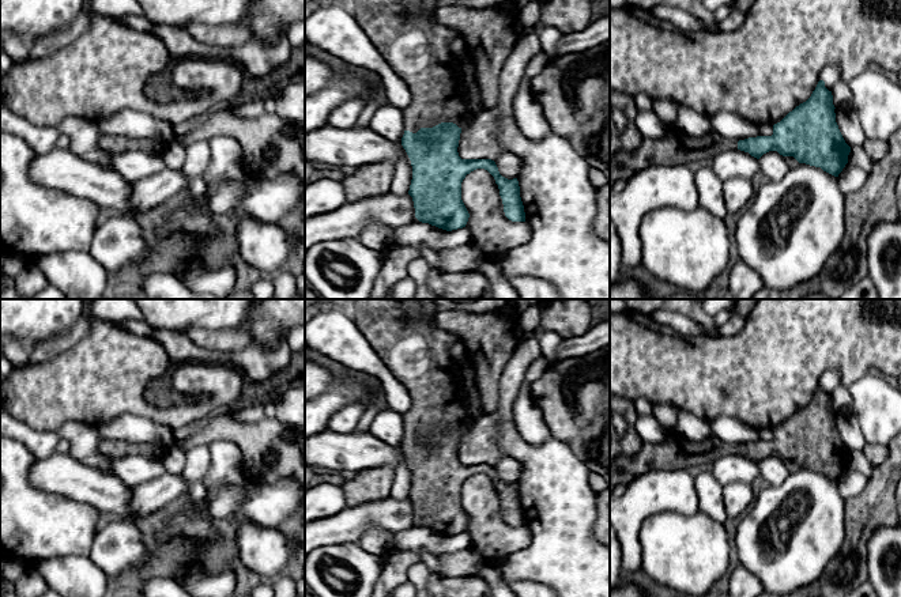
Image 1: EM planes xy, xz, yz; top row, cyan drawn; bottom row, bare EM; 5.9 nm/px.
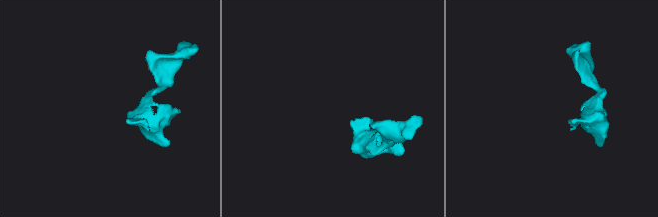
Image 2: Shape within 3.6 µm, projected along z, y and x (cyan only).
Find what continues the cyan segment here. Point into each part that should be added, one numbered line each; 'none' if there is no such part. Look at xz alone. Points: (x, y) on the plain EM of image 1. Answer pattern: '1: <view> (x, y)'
1: xz (418, 354)

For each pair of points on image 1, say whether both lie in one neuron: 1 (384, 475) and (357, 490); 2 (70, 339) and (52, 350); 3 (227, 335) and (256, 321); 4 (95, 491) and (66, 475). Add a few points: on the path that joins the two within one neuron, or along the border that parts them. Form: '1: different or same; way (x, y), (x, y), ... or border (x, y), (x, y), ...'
1: same; way (377, 482), (364, 487)
2: same; way (66, 342), (56, 346)
3: different; border (213, 328), (242, 327), (251, 339)
4: same; way (89, 484), (72, 479)

